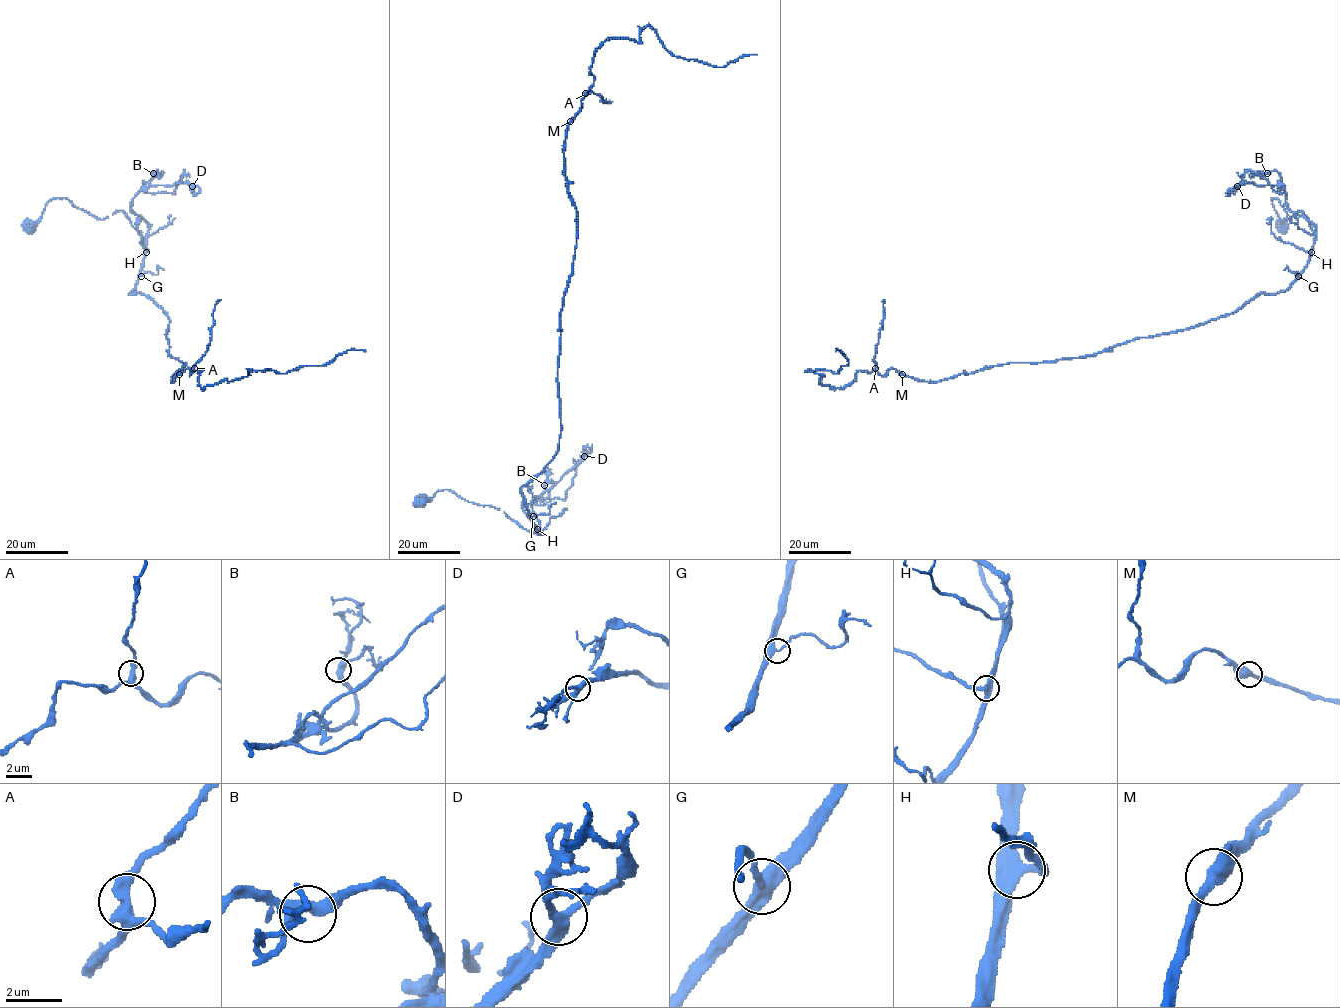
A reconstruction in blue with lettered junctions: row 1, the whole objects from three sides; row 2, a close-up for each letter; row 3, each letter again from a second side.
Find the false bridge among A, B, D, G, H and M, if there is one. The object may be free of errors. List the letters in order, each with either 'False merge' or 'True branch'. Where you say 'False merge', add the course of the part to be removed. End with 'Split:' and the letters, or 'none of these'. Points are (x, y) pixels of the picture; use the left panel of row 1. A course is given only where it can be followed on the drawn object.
A: True branch
B: True branch
D: True branch
G: True branch
H: True branch
M: True branch
Split: none of these

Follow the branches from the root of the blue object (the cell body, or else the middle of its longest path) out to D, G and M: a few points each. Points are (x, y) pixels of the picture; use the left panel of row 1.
D: (29, 226), (66, 198), (99, 219), (121, 210), (144, 239), (148, 225), (131, 209), (138, 191), (192, 186)
G: (29, 226), (39, 219), (45, 205), (56, 198), (66, 198), (99, 219), (121, 210), (143, 240), (141, 276)
M: (29, 226), (56, 198), (99, 219), (121, 210), (144, 244), (130, 294), (168, 316), (179, 375)

